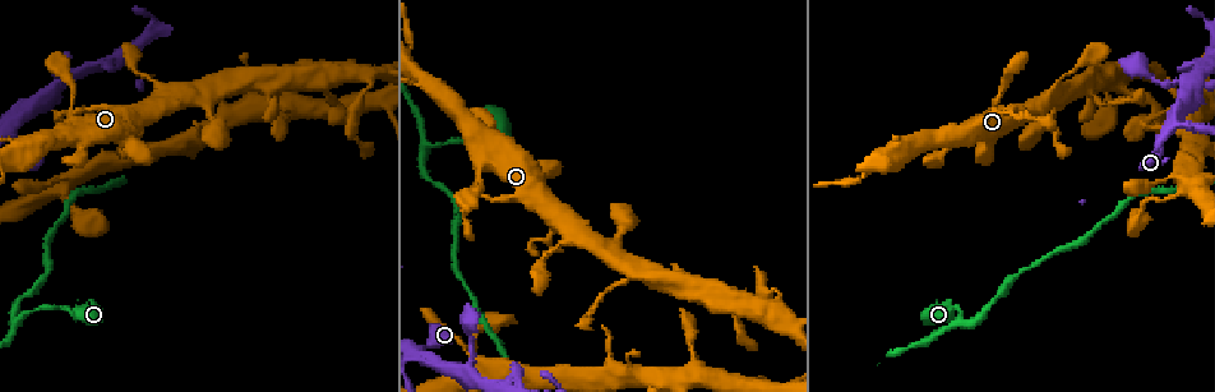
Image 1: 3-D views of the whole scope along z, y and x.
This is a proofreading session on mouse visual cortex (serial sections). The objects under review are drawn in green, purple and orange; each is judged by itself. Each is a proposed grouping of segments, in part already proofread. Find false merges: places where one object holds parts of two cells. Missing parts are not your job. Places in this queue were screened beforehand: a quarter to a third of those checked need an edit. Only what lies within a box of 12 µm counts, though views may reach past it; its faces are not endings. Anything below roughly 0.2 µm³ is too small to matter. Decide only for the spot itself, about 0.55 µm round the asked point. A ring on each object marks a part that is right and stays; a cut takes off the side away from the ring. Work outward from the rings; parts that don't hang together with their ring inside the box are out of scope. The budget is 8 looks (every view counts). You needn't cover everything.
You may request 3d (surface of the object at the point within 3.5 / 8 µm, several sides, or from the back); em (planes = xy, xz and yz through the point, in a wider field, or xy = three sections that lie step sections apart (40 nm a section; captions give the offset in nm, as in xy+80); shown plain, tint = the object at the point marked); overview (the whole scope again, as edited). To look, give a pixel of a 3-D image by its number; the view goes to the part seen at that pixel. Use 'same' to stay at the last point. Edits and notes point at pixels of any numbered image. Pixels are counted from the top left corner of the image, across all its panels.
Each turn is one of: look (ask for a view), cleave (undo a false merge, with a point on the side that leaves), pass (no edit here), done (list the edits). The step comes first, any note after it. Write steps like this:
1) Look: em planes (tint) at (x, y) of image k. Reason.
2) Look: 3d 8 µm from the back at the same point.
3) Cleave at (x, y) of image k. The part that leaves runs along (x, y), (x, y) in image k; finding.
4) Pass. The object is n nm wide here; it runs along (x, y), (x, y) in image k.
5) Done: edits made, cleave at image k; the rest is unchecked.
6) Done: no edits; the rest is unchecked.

Look: 3d 3.5 µm at (977, 127) of image 1. Abrupt turn.

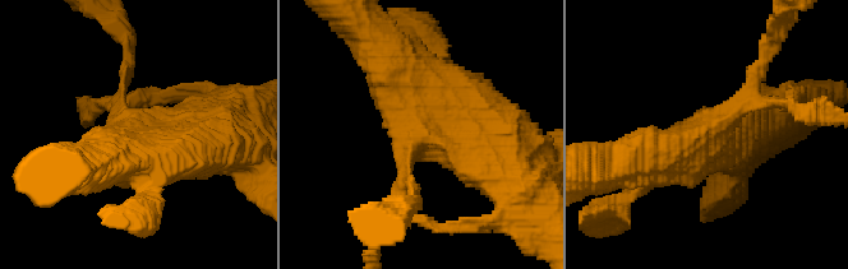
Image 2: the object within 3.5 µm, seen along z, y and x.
Look: em planes (tint) at (416, 138) of image 2.

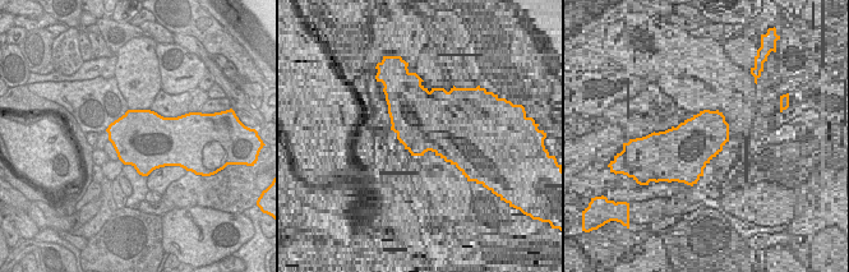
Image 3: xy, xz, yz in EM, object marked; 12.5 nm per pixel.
Pass. It runs along (496, 172), (401, 94), (382, 59) in image 2; one cell here.

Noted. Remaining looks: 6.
Look: 3d 8 µm at (15, 133) of image 1. Three-way junction.

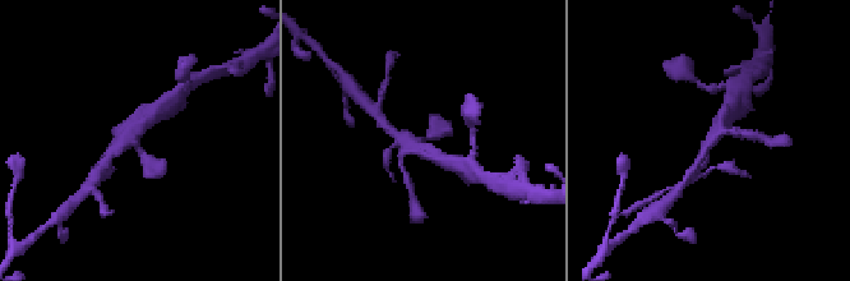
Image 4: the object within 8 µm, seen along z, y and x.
Look: 3d 3.5 µm at (706, 142) of image 4.

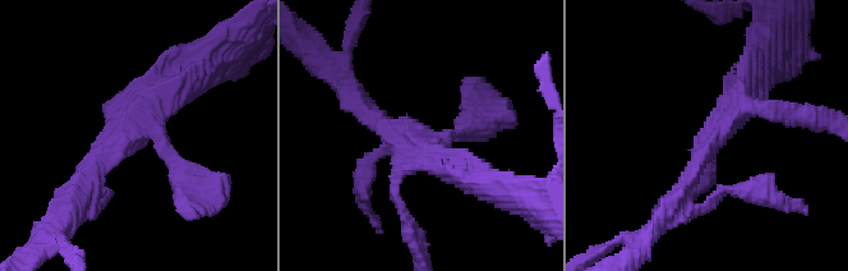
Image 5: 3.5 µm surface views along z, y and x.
Look: em xy step 2 (tint) at (158, 133) of image 5.

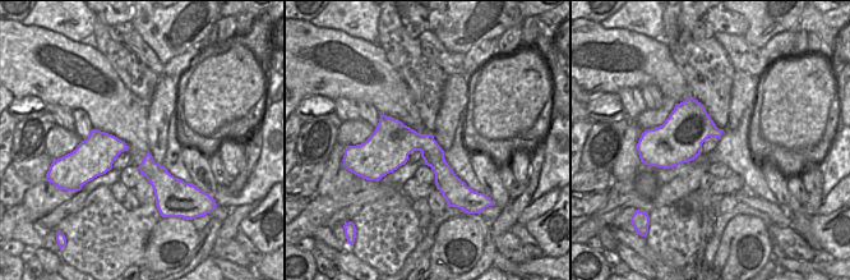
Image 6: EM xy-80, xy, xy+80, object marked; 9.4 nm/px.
Pass. The object is 280 nm wide here; it runs along (686, 196), (751, 78) in image 5; all the same cell.

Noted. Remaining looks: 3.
Look: 3d 3.5 µm at (425, 145) of image 1.

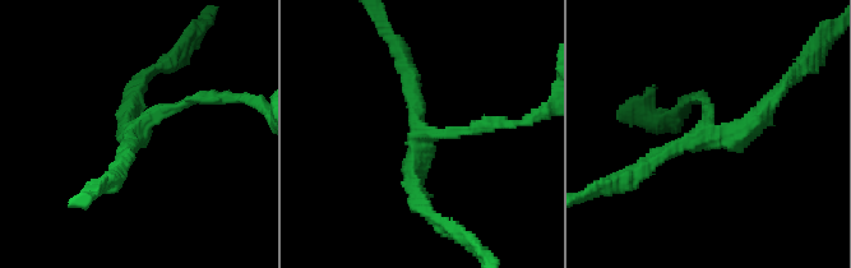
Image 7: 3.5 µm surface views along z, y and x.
Look: em xy step 5 (tint) at (707, 131) of image 7. 3 arms meet here; the arms are 150, 200, 200 nm wide; need the tissue.

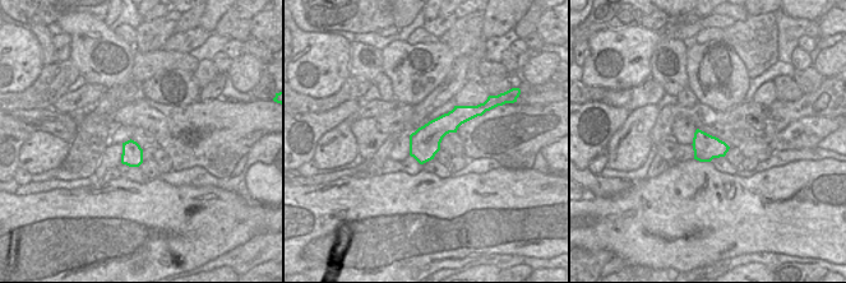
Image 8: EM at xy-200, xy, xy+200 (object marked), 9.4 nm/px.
Pass. It runs along (498, 124), (420, 137), (420, 199) in image 7; one cell here.

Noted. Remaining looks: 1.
Done: no edits; the rest is unchecked.

